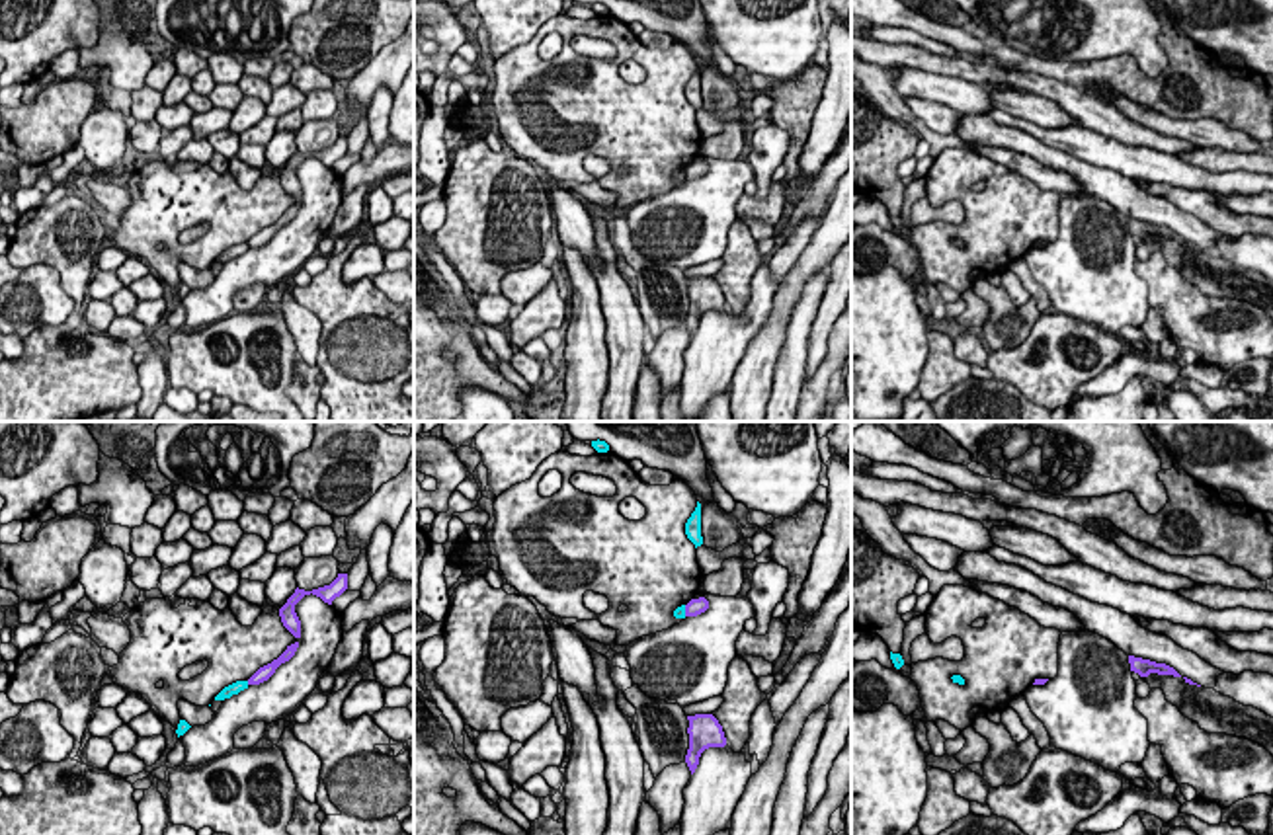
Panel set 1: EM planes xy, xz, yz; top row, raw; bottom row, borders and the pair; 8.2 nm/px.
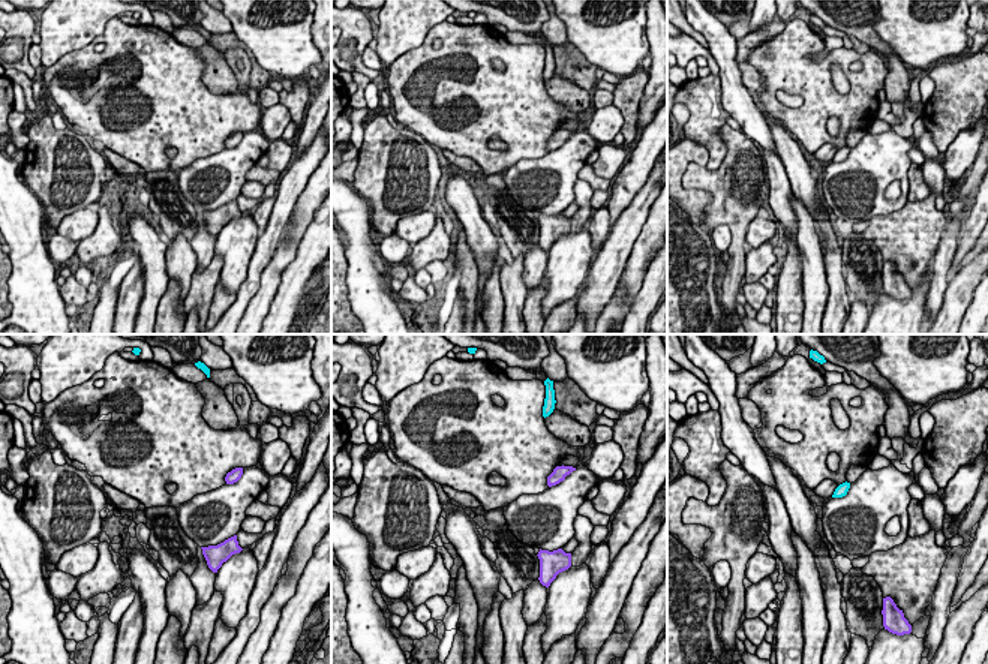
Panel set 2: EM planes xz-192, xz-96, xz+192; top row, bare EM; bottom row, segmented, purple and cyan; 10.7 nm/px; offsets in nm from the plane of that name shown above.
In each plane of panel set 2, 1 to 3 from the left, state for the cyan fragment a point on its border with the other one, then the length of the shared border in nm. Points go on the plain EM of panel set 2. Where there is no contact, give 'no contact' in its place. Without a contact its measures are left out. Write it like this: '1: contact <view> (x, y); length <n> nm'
1: no contact
2: no contact
3: no contact

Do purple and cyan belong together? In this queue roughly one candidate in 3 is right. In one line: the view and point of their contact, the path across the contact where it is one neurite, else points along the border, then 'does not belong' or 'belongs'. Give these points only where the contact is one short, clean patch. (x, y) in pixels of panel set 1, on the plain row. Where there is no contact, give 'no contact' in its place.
contact xz (686, 174); border xz (684, 168), (686, 178); does not belong

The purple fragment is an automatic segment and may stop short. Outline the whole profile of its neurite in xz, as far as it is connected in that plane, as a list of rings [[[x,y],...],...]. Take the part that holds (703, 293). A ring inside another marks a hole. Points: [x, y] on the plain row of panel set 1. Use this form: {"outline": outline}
{"outline": [[[695,277],[695,279],[687,279],[687,283],[689,283],[689,291],[687,291],[689,312],[685,318],[685,326],[693,338],[699,328],[701,316],[709,310],[724,310],[726,300],[722,289],[713,277]]]}

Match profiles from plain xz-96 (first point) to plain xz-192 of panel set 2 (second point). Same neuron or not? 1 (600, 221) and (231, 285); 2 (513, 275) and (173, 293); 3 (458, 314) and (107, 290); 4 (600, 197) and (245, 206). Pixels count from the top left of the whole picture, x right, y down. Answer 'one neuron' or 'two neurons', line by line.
1: one neuron
2: two neurons
3: two neurons
4: one neuron

